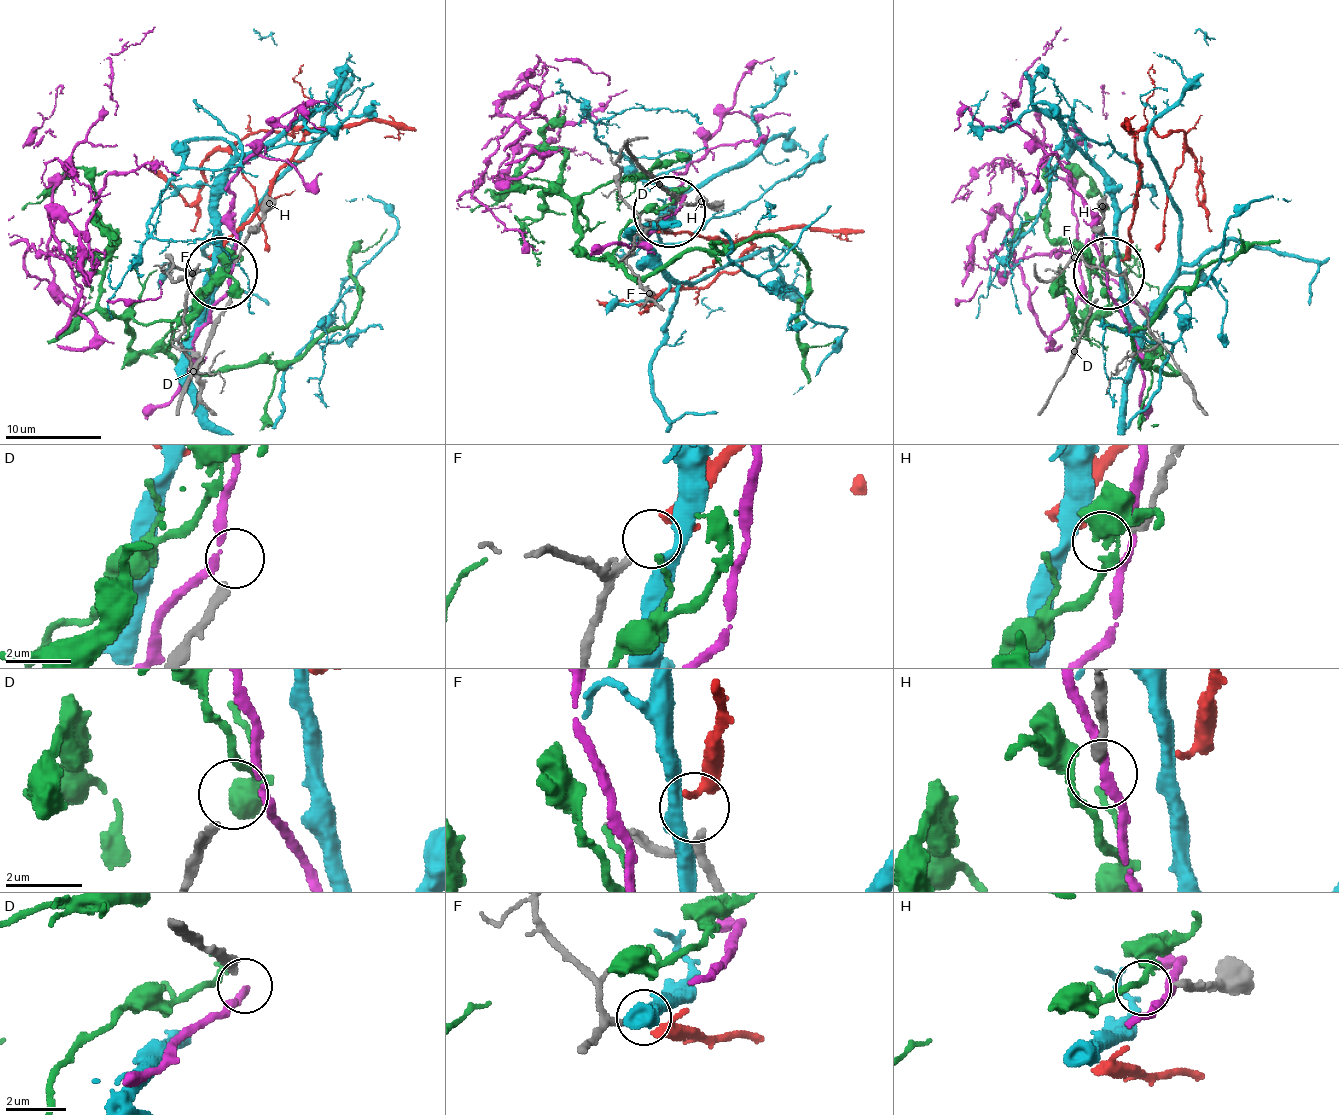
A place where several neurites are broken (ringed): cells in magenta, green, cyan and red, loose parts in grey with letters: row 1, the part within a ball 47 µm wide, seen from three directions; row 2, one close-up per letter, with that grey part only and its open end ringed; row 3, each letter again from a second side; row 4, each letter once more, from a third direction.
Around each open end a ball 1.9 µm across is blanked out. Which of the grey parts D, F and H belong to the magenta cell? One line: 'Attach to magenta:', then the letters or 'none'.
Attach to magenta: none

